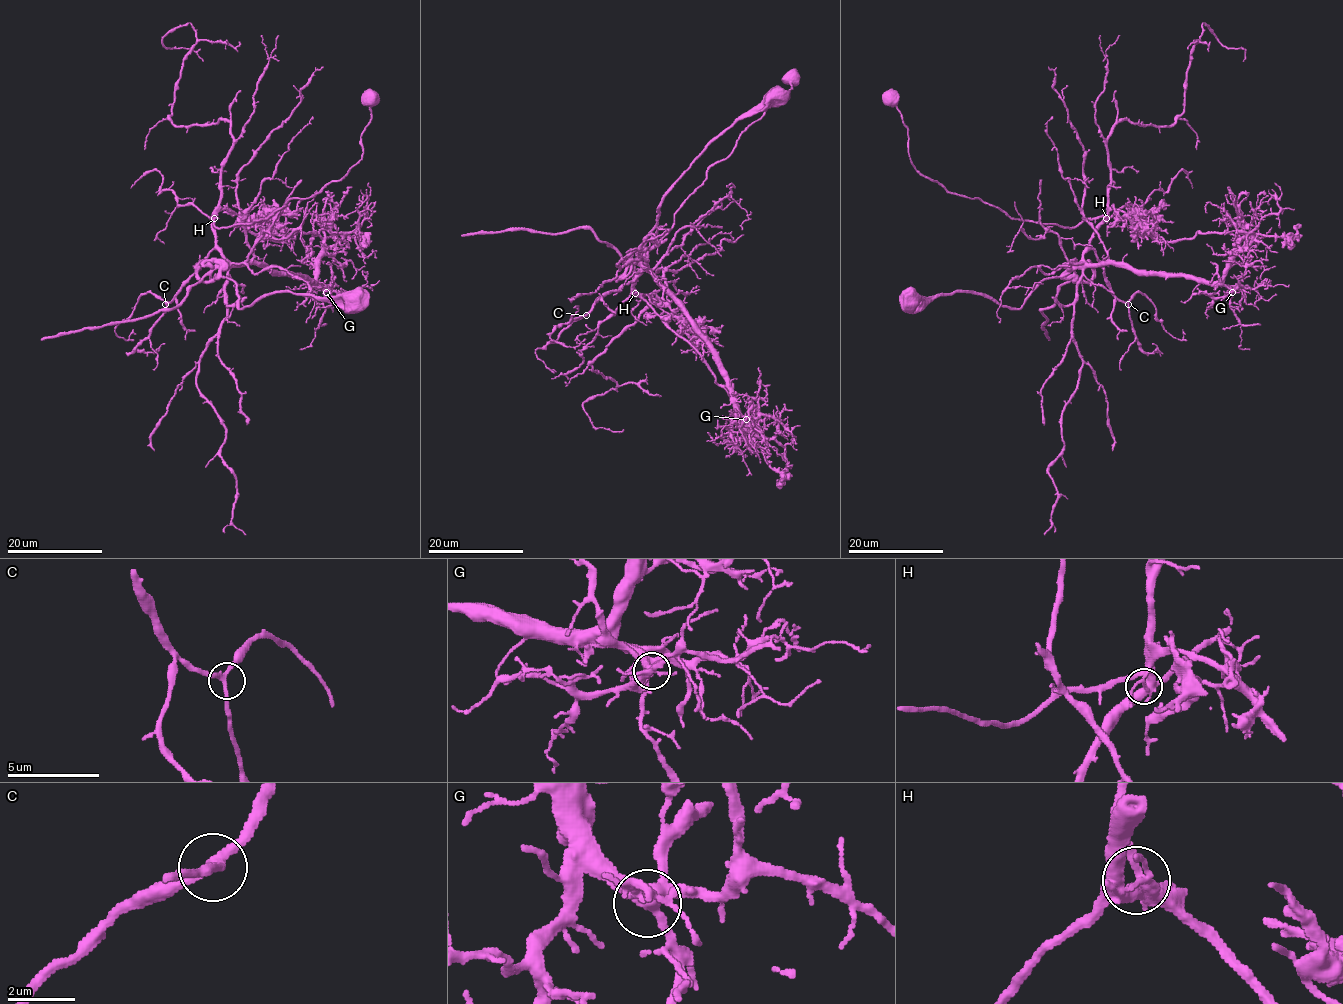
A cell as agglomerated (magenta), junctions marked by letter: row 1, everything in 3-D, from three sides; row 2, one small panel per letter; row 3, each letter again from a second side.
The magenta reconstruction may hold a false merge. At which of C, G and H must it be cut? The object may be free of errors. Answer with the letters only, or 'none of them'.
H

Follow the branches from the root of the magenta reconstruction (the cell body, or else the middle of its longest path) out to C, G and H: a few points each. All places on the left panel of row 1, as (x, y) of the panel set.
C: (358, 301), (272, 292), (241, 308), (237, 286), (220, 275), (223, 256), (213, 249), (165, 304)
G: (358, 301), (272, 292), (241, 308), (237, 286), (220, 270), (261, 264), (301, 274), (326, 292)
H: (358, 301), (272, 292), (241, 308), (237, 286), (220, 275), (223, 253), (216, 243), (214, 218)

